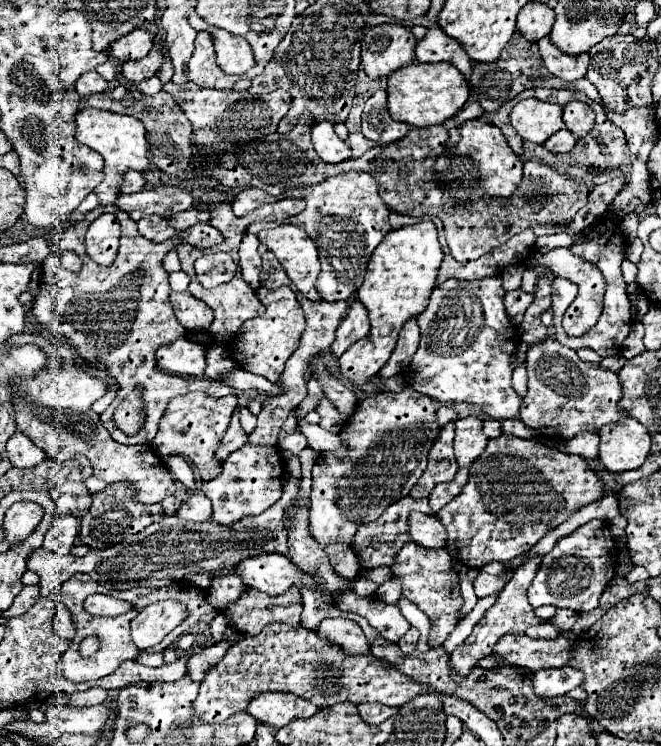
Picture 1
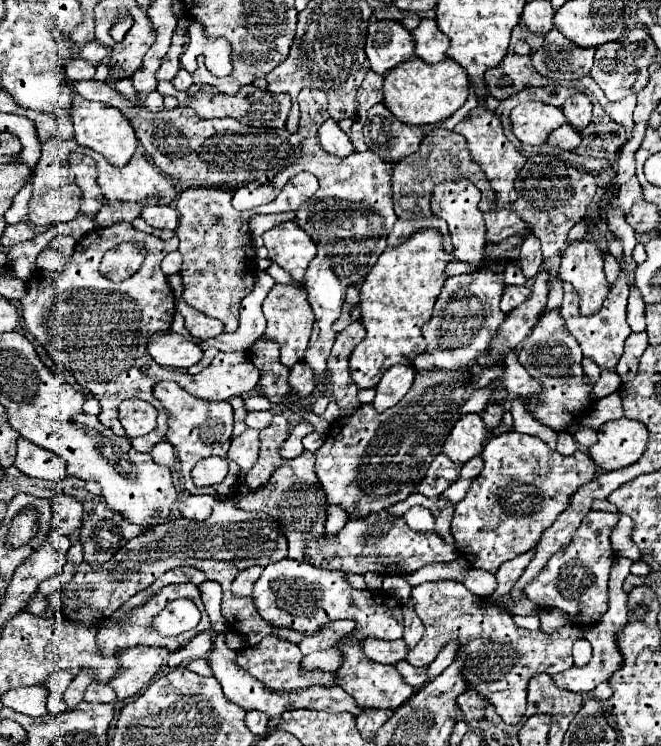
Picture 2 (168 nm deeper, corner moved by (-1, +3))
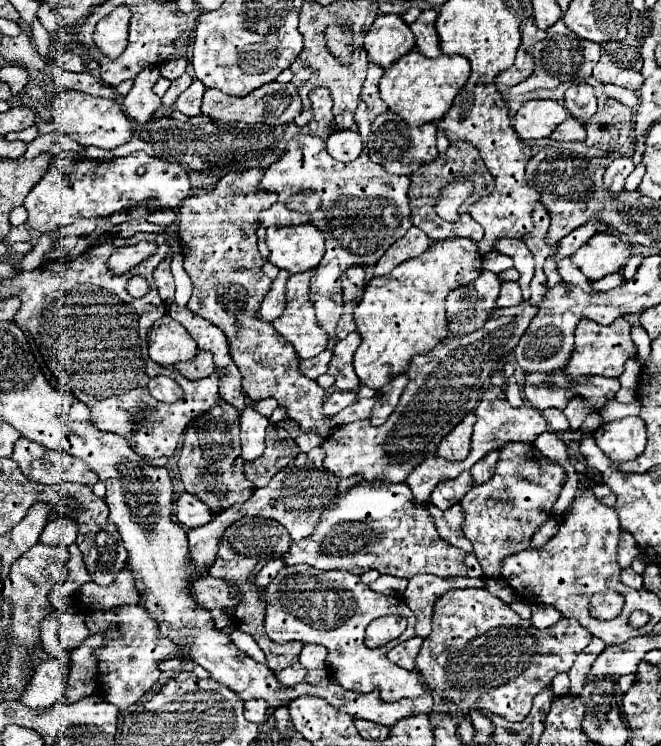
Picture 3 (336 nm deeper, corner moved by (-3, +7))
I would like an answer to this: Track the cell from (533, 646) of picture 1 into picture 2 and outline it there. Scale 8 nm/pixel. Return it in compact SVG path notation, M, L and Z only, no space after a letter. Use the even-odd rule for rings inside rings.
M453 580L419 584L411 592L411 600L415 602L415 612L425 626L425 636L415 648L409 650L407 660L413 666L429 666L447 642L459 640L469 658L465 664L467 684L475 686L479 694L495 706L497 714L507 724L521 722L525 714L527 682L537 672L557 674L573 666L571 646L577 638L581 638L581 630L577 630L573 624L567 624L553 634L519 628L511 614L495 606L485 606L479 596L471 594L461 582ZM473 658L481 658L481 662L475 662Z

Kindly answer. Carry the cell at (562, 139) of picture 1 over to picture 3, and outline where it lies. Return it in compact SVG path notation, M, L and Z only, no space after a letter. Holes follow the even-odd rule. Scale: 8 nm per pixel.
M567 118L561 126L557 126L557 130L551 134L553 140L561 140L561 142L583 142L585 140L585 126L575 120L575 118Z

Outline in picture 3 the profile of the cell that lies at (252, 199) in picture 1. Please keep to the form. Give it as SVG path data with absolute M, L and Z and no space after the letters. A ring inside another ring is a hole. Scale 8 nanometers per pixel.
M301 134L287 142L285 154L267 168L261 184L269 190L275 190L281 196L281 202L299 192L317 192L321 196L321 208L313 214L293 212L289 224L309 222L315 224L325 234L327 252L321 264L315 268L311 280L311 302L317 312L319 326L325 334L335 340L335 326L343 312L341 282L337 282L345 268L349 266L375 266L377 260L387 252L387 248L403 238L413 226L409 218L409 178L395 176L381 170L379 164L371 162L367 154L361 154L357 160L343 164L329 156L325 142L317 136Z

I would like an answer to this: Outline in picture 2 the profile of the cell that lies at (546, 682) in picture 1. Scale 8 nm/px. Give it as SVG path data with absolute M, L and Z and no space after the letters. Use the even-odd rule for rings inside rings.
M615 558L613 562L613 568L611 568L611 576L609 576L609 610L607 614L603 614L603 618L599 622L595 622L595 626L589 626L583 630L583 636L587 639L593 649L593 658L589 664L585 666L573 666L571 670L565 670L565 672L559 672L559 674L553 674L553 682L563 688L563 690L571 690L571 692L589 692L593 690L597 684L605 682L611 672L615 672L619 666L621 666L621 654L617 650L617 644L615 644L615 634L623 628L623 624L627 622L627 594L621 590L621 584L623 580L629 576L629 568L631 568L633 560L629 558Z

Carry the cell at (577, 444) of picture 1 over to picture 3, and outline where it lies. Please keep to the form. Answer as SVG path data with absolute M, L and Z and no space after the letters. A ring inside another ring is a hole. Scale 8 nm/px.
M591 412L591 414L585 418L585 422L583 422L583 426L581 426L581 432L583 432L583 434L593 434L601 424L603 424L603 418L601 418L597 412Z

